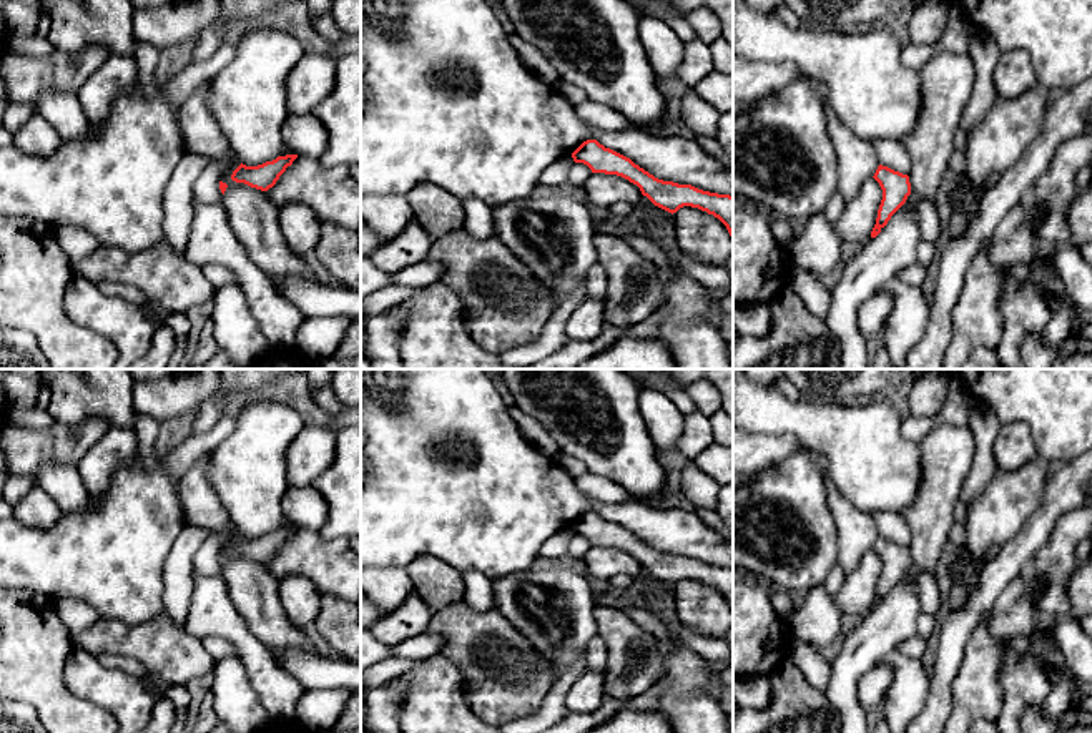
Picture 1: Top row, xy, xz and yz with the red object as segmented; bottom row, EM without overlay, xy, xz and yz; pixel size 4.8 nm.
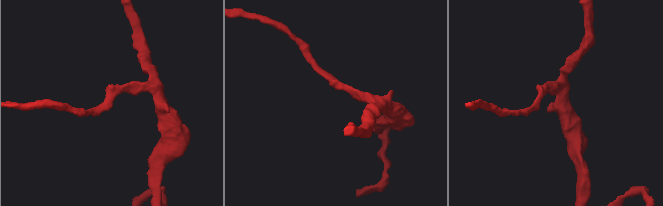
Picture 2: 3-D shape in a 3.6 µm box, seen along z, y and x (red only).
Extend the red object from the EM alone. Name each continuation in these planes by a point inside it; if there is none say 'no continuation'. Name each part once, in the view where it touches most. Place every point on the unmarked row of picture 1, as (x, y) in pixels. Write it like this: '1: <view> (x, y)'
no continuation

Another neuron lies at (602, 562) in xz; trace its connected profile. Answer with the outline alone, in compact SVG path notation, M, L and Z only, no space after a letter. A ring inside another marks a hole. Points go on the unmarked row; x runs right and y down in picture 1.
M593 545L582 558L588 577L610 580L618 573L638 577L643 570L640 560L617 547Z

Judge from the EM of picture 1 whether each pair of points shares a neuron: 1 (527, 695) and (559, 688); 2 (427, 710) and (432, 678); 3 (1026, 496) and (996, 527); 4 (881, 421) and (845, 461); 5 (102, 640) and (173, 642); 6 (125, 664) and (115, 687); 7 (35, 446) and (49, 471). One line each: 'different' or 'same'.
1: different
2: same
3: same
4: same
5: same
6: different
7: different

